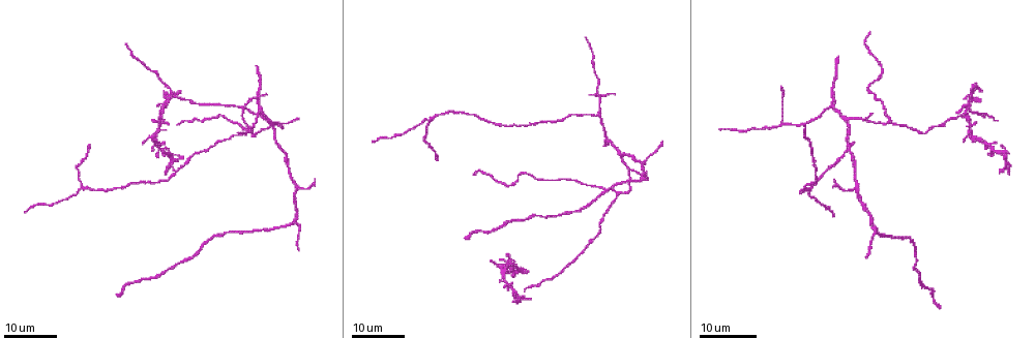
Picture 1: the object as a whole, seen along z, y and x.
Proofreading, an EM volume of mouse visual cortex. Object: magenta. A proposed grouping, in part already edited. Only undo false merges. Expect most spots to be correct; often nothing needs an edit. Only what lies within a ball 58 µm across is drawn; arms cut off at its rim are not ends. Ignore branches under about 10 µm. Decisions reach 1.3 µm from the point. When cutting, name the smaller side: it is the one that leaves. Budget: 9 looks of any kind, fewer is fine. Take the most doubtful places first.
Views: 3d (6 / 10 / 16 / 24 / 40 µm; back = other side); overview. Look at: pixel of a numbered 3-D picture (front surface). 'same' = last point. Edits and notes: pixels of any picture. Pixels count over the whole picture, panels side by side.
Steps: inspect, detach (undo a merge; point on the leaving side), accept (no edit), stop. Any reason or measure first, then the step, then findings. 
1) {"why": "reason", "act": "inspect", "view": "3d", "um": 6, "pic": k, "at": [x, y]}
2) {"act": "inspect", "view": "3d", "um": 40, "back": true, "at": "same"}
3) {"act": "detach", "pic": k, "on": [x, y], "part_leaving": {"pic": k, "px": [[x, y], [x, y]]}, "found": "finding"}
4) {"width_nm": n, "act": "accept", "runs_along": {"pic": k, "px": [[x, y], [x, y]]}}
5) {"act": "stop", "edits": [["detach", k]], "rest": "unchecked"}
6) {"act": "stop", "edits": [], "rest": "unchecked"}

{"why": "arms part here", "act": "inspect", "view": "3d", "um": 24, "pic": 1, "at": [595, 115]}

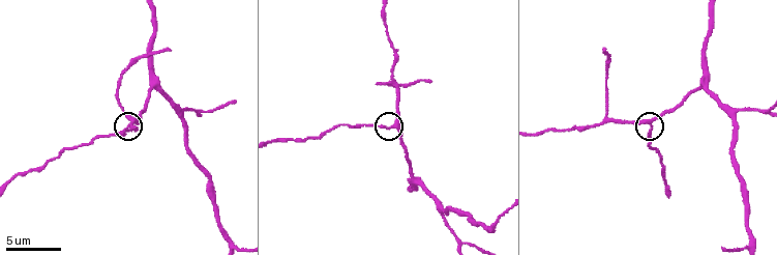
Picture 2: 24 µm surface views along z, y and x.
{"act": "inspect", "view": "3d", "um": 10, "pic": 2, "at": [652, 123]}

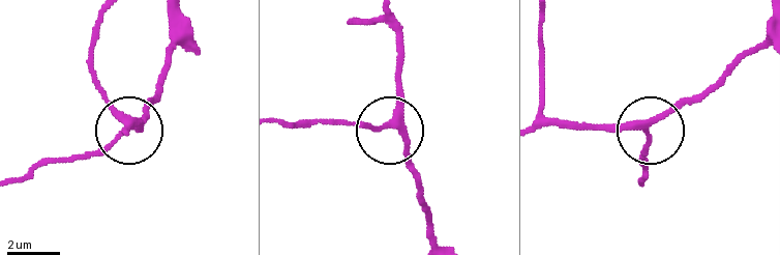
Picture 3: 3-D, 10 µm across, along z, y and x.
{"width_nm": 230, "act": "accept", "runs_along": {"pic": 3, "px": [[761, 46], [649, 124], [583, 126]]}, "found": "all the same cell"}

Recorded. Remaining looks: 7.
{"why": "a fork", "act": "inspect", "view": "3d", "um": 24, "pic": 1, "at": [618, 195]}

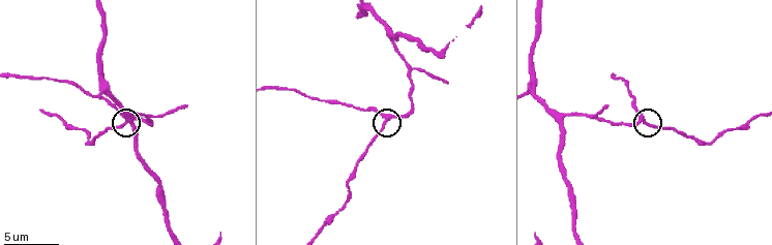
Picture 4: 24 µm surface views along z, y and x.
{"act": "inspect", "view": "3d", "um": 10, "pic": 4, "at": [387, 119]}

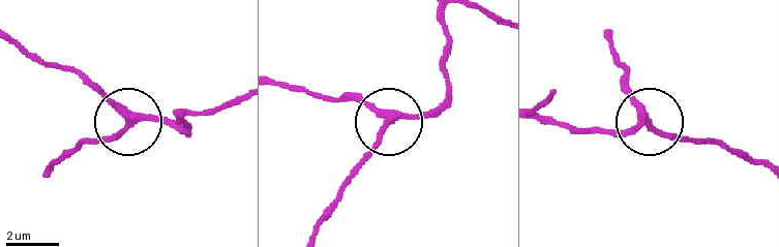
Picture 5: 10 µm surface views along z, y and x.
{"act": "inspect", "view": "3d", "um": 10, "back": true, "pic": 5, "at": [130, 124]}

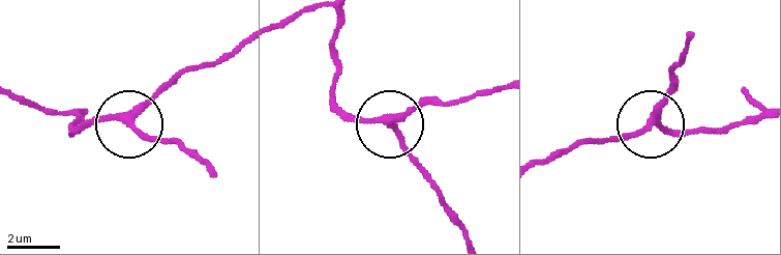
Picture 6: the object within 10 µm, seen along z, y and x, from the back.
{"arms": 3, "act": "accept", "runs_along": {"pic": 6, "px": [[342, 16], [335, 41], [342, 109], [395, 122], [433, 97]]}, "found": "continuous, no second cell"}

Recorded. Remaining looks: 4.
{"why": "three arms meet", "act": "inspect", "view": "3d", "um": 6, "pic": 4, "at": [131, 124]}

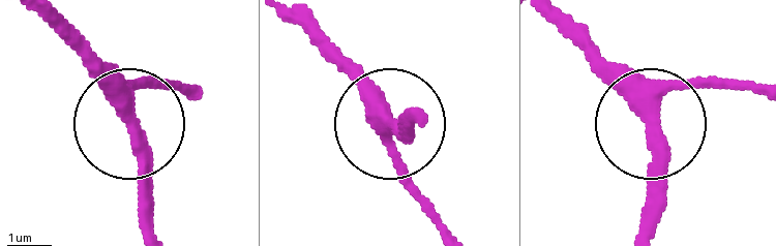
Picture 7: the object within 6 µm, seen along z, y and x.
{"act": "accept", "runs_along": {"pic": 7, "px": [[652, 123], [667, 93], [730, 82]]}, "found": "one cell here"}

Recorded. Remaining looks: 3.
{"why": "sudden change in width", "act": "inspect", "view": "3d", "um": 24, "pic": 1, "at": [832, 165]}

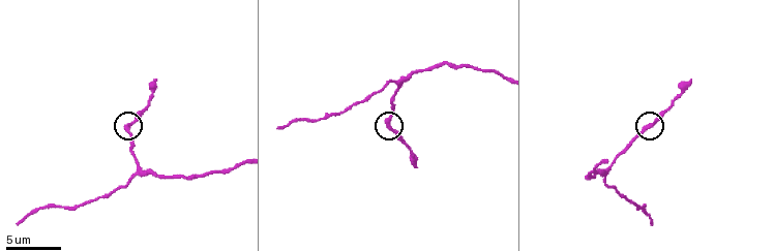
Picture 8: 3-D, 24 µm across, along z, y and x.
{"act": "inspect", "view": "3d", "um": 10, "pic": 8, "at": [125, 127]}

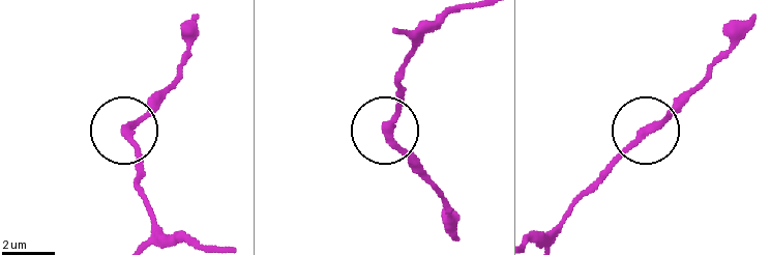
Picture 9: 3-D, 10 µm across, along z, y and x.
{"act": "accept", "runs_along": {"pic": 9, "px": [[203, 244], [170, 236], [137, 176], [127, 132], [168, 91]]}, "found": "one cell here"}

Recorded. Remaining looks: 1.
{"act": "stop", "edits": [], "rest": "unchecked"}

